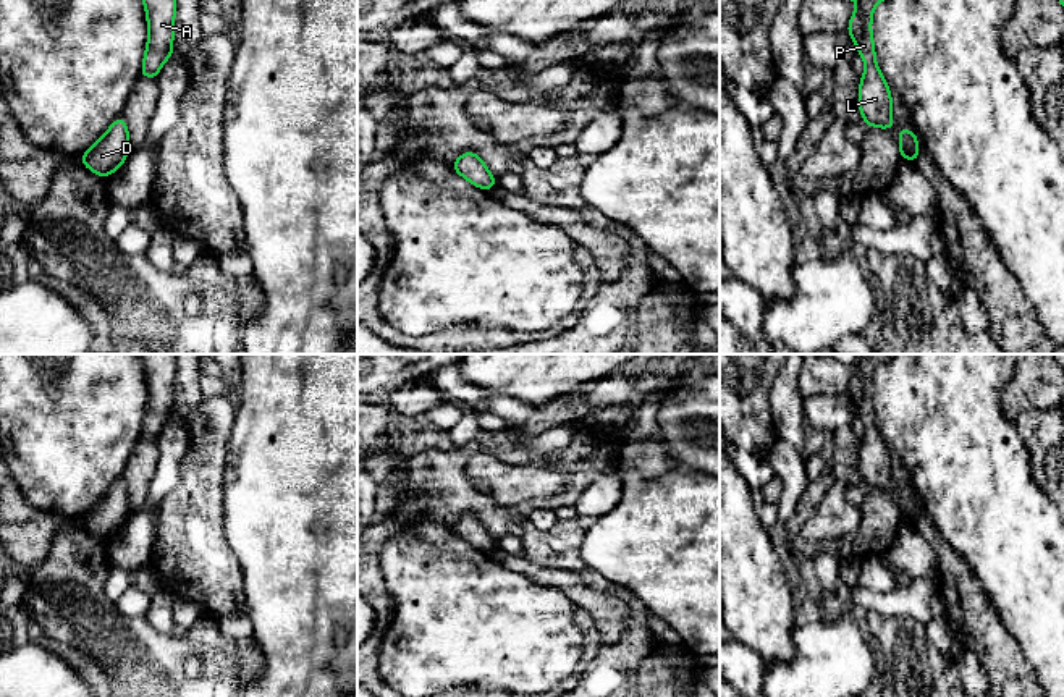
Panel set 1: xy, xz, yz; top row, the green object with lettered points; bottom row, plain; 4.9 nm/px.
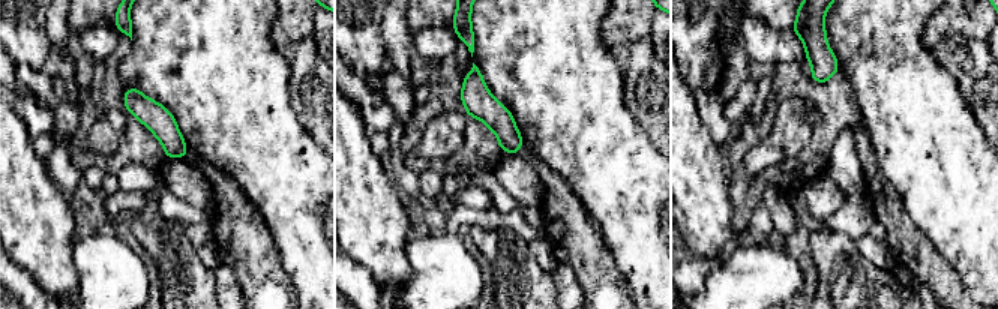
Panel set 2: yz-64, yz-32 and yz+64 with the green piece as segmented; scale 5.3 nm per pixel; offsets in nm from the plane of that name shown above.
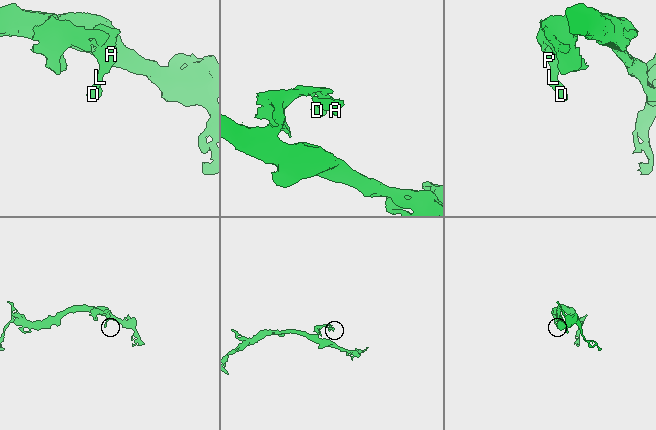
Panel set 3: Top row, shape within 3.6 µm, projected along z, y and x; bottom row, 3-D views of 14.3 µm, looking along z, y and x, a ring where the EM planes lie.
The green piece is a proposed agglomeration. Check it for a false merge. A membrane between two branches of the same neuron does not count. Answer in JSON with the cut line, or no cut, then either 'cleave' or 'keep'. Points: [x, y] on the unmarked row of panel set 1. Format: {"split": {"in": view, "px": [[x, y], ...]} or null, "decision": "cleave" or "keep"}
{"split": null, "decision": "keep"}

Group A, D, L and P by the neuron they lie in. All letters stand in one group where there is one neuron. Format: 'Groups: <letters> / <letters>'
Groups: A D L P

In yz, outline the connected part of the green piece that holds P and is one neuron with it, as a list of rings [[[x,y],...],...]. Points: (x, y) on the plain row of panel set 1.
[[[867,354],[857,364],[851,378],[847,395],[857,408],[857,414],[865,425],[865,435],[859,448],[859,472],[868,490],[876,488],[893,492],[893,461],[889,448],[878,432],[875,406],[872,398],[873,370],[891,361],[896,354]]]

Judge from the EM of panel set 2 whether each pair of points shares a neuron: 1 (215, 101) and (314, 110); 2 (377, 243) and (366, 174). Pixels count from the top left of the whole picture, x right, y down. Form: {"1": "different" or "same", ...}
{"1": "different", "2": "same"}

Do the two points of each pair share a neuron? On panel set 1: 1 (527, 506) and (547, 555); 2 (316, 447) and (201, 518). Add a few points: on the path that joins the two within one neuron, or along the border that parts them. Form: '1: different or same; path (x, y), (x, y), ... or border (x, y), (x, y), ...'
1: different; border (526, 518), (519, 523)
2: different; border (223, 468), (223, 536), (228, 542)

